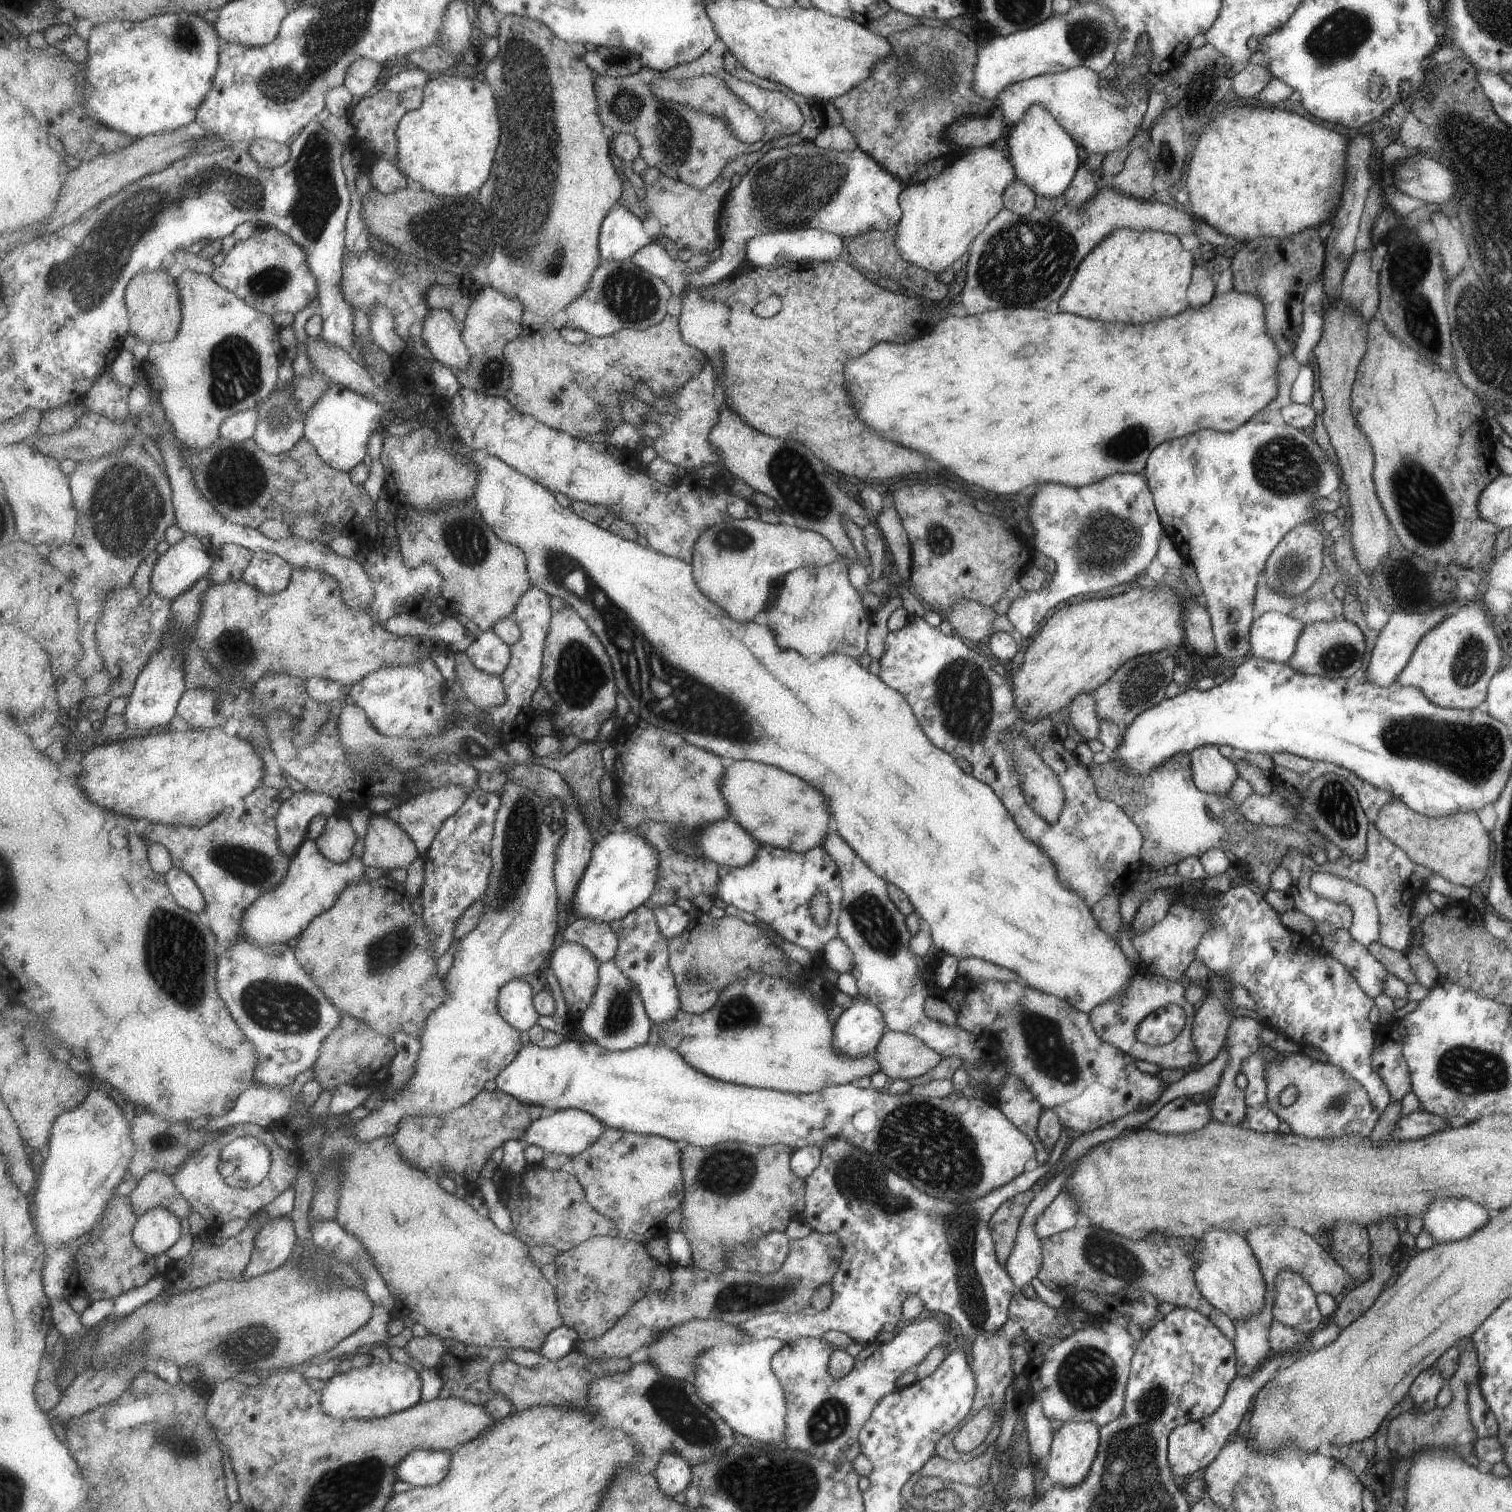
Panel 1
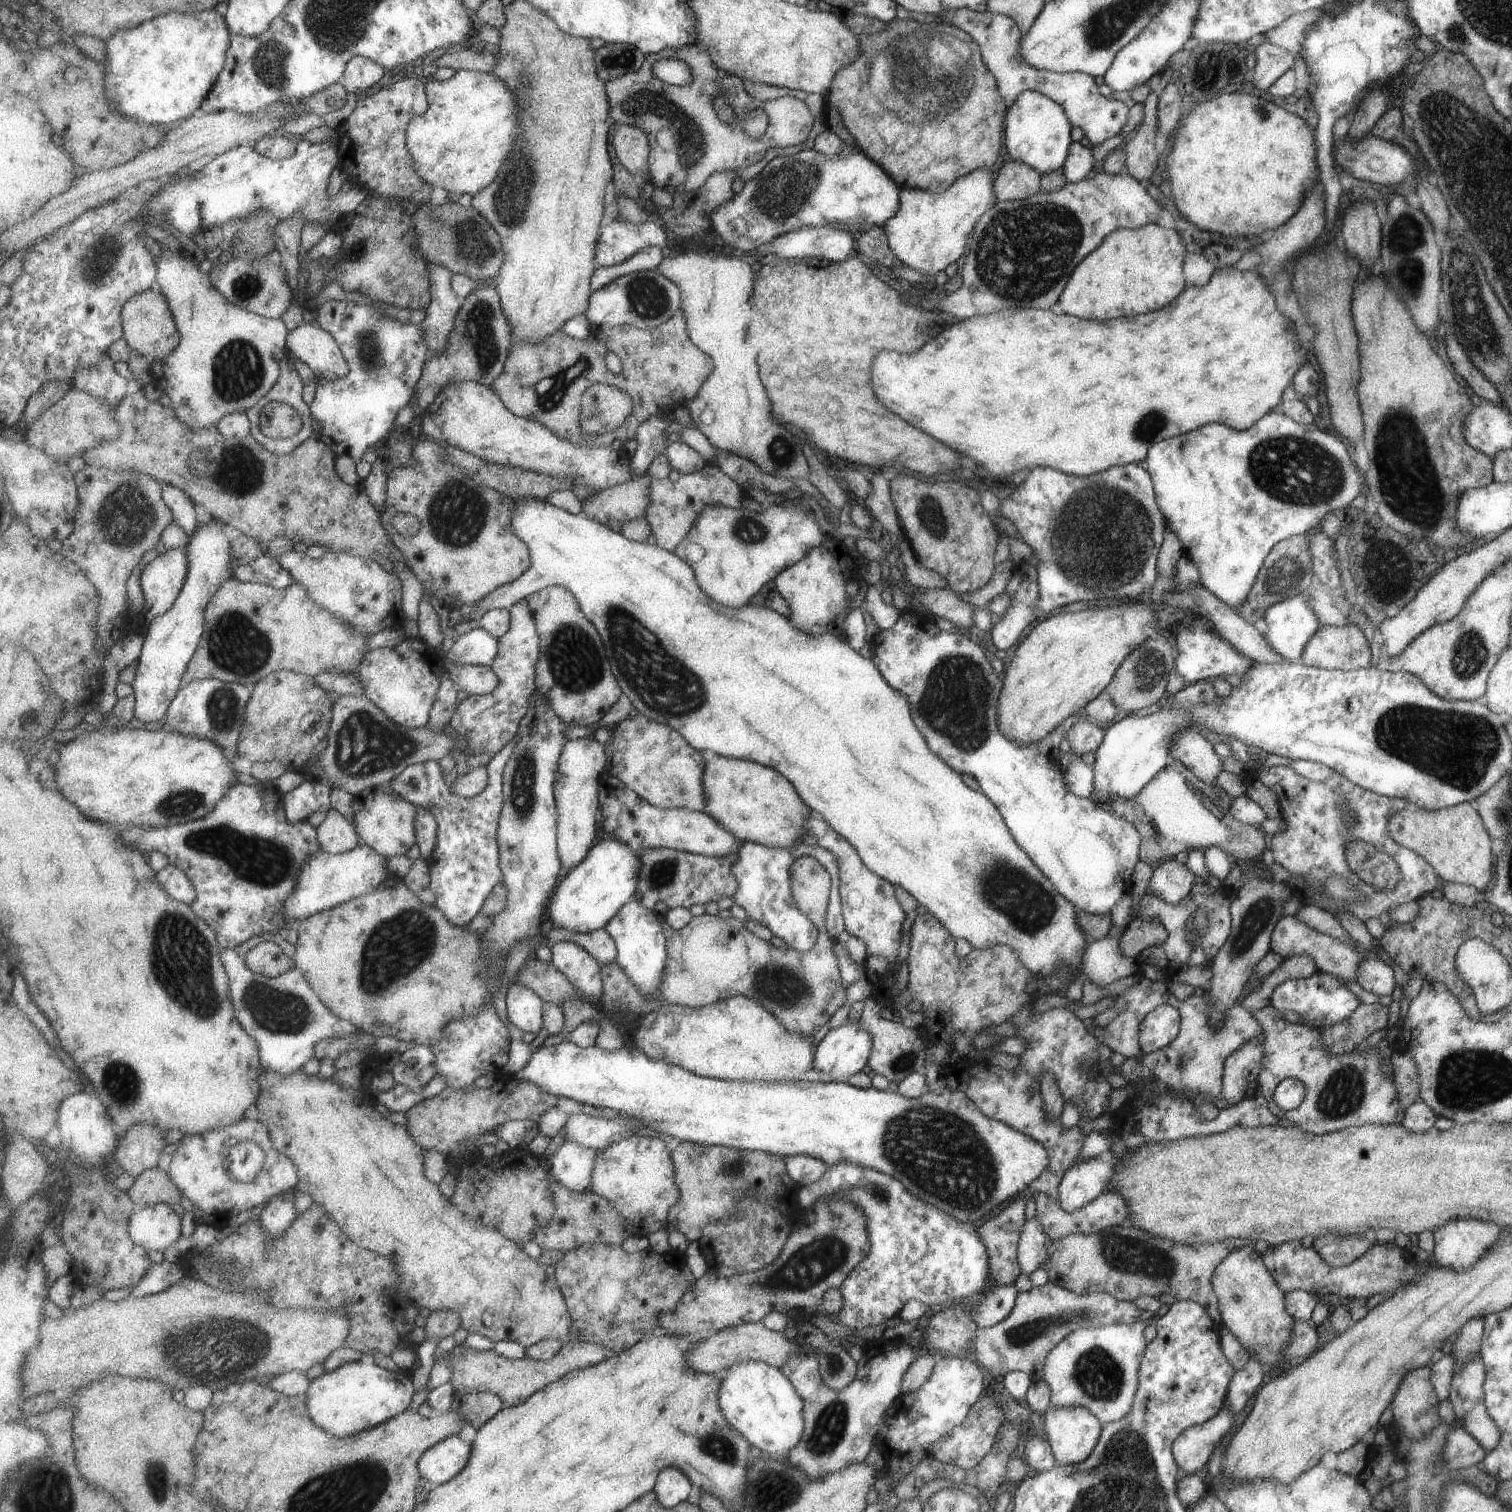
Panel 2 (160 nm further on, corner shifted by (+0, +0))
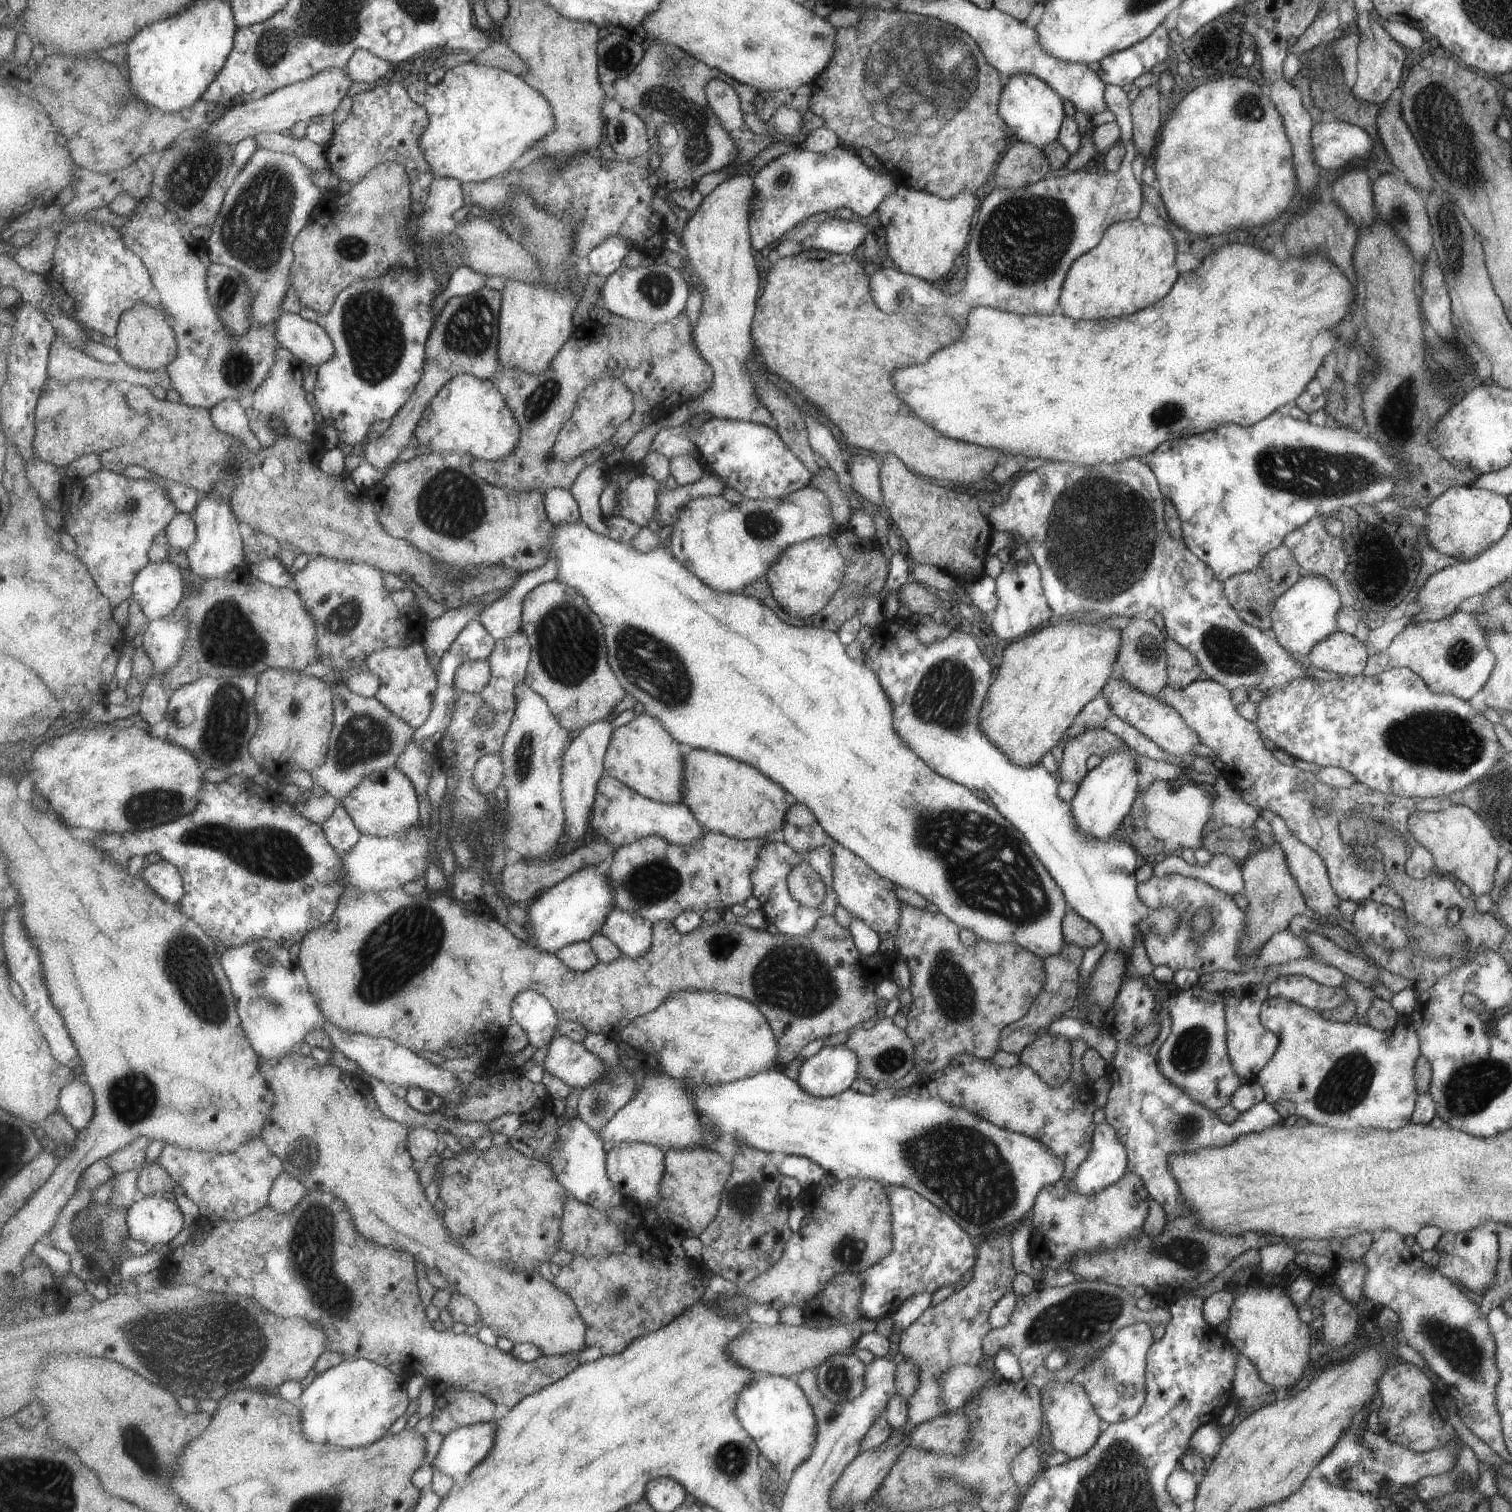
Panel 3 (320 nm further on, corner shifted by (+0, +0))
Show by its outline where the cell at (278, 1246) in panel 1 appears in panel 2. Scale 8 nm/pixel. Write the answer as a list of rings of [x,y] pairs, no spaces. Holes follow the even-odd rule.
[[[293,1192],[279,1194],[261,1212],[261,1224],[268,1237],[278,1237],[293,1224],[297,1218]]]

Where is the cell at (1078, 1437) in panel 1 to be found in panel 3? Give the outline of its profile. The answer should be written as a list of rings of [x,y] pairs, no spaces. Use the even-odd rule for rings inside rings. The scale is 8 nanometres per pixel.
[[[1050,1380],[1048,1385],[1041,1387],[1041,1406],[1055,1452],[1065,1453],[1069,1459],[1074,1459],[1087,1453],[1096,1444],[1104,1423],[1079,1382],[1071,1380],[1061,1383]]]

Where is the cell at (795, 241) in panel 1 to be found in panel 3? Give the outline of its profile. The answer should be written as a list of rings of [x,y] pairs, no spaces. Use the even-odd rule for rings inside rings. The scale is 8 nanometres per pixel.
[[[830,218],[822,222],[812,238],[799,240],[802,250],[810,247],[833,254],[852,254],[870,231],[867,224],[855,220]]]

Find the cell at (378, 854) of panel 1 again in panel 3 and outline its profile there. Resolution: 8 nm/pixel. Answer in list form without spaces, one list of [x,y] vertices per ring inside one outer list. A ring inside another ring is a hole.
[[[398,765],[372,772],[343,799],[343,805],[349,811],[357,828],[363,835],[394,837],[408,833],[419,821],[419,798],[412,779]]]

